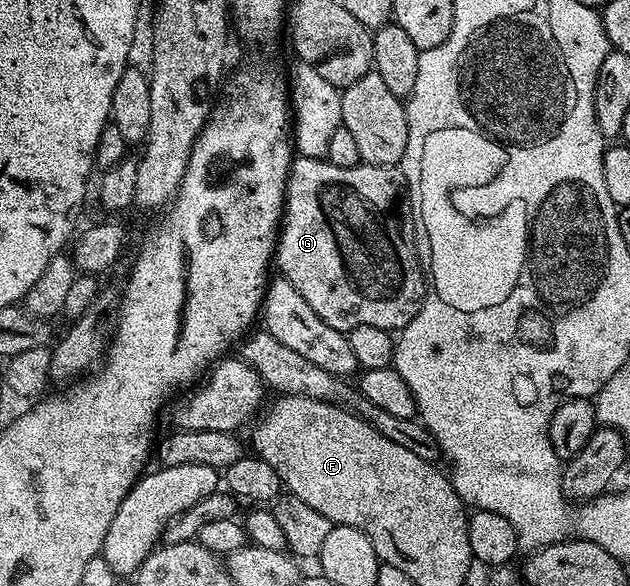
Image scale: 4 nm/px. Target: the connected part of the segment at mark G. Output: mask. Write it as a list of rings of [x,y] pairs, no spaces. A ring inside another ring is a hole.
[[[298,155],[289,168],[289,180],[285,183],[285,211],[281,218],[281,227],[277,237],[275,249],[275,268],[280,275],[284,276],[299,294],[307,301],[307,306],[327,322],[327,326],[335,326],[335,330],[349,333],[355,326],[379,326],[383,330],[396,333],[405,328],[415,314],[419,314],[421,303],[425,300],[427,291],[427,276],[423,271],[423,260],[417,257],[417,236],[413,233],[415,228],[415,208],[411,203],[411,192],[405,189],[406,173],[400,167],[388,164],[359,163],[350,168],[335,166],[326,159],[305,157]]]

